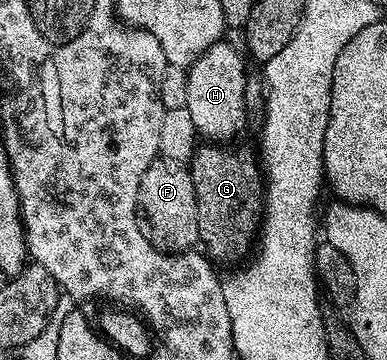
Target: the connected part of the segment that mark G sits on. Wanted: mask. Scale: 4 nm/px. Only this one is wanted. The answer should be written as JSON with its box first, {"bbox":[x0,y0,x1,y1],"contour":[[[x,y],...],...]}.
{"bbox":[189,142,265,266],"contour":[[[203,142],[196,147],[195,155],[189,161],[193,194],[197,194],[199,244],[202,251],[219,266],[246,261],[263,223],[265,180],[256,153],[254,156],[247,148],[231,147],[235,146]]]}

